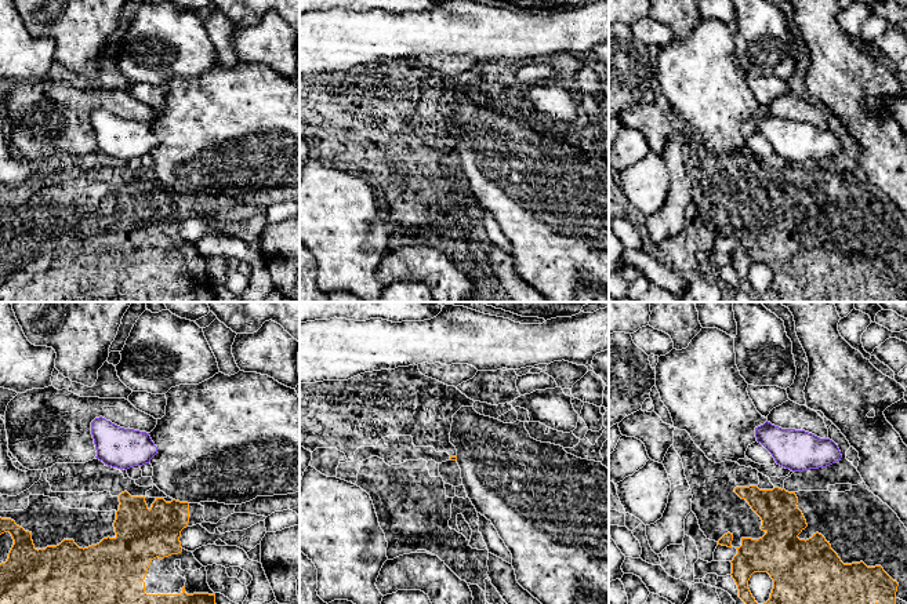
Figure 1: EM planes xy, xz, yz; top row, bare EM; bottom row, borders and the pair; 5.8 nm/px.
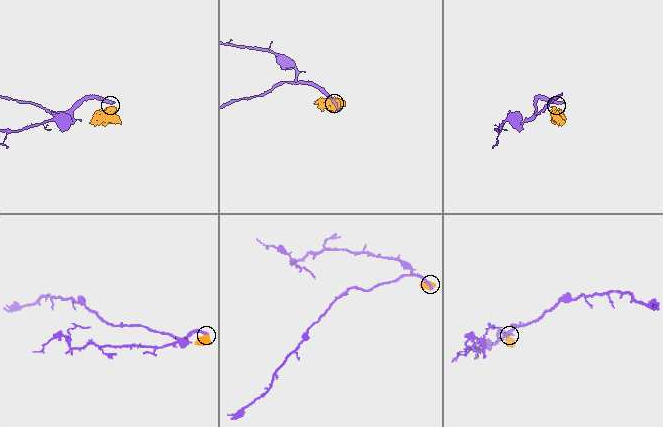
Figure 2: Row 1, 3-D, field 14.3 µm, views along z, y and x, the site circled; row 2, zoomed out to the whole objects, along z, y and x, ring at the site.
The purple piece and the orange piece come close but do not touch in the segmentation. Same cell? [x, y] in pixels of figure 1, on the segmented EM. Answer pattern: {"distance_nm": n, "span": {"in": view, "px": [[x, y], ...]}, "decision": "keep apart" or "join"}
{"distance_nm": 120, "span": {"in": "yz", "px": [[793, 470], [783, 488]]}, "decision": "keep apart"}

